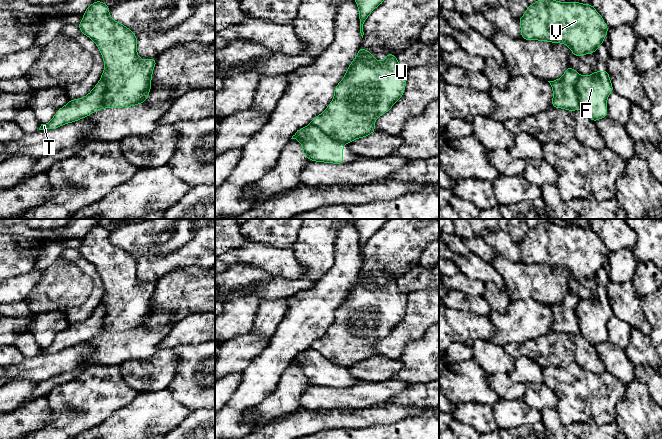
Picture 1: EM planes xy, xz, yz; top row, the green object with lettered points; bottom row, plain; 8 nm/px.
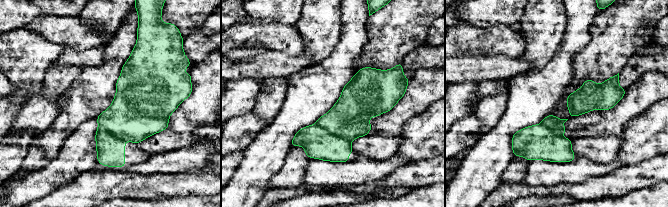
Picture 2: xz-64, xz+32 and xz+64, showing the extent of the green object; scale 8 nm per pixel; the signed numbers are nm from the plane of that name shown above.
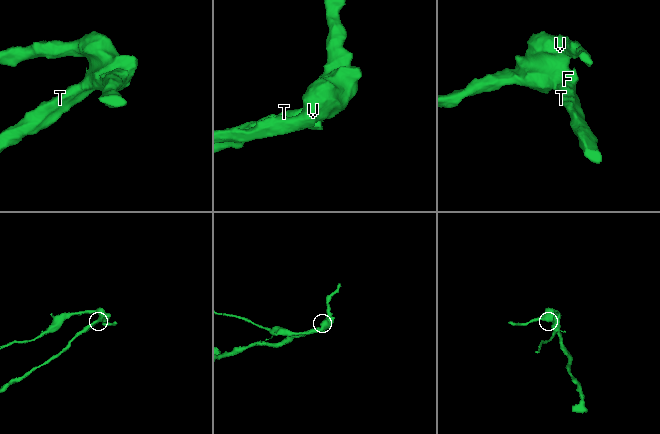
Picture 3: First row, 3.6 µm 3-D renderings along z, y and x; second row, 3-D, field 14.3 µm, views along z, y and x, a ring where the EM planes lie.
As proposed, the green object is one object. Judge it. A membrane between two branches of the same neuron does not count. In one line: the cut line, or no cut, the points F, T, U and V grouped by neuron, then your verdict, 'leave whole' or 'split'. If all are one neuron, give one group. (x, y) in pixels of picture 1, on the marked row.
cut in xz along (310, 124), (344, 143); F T / U V; split

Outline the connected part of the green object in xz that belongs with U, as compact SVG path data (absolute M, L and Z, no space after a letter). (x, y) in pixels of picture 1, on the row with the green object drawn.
M360 46L357 56L348 66L347 73L336 85L333 100L324 112L311 120L310 125L344 143L366 137L376 131L375 120L388 112L403 96L407 77L395 55L388 53L384 61L378 61L371 52Z

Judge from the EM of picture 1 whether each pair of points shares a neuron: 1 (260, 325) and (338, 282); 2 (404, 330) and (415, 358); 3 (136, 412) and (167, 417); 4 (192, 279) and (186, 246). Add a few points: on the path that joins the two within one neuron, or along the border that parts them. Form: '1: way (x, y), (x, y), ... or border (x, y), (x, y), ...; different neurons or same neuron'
1: border (289, 298), (287, 310), (274, 332); different neurons
2: border (428, 329), (420, 338), (411, 341), (398, 358); different neurons
3: way (144, 413), (159, 413); same neuron
4: border (204, 268), (176, 268), (167, 273); different neurons

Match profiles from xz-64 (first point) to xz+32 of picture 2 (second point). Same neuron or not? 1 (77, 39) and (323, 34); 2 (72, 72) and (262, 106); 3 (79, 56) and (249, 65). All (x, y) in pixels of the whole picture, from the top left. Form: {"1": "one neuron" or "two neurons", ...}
{"1": "two neurons", "2": "one neuron", "3": "one neuron"}

